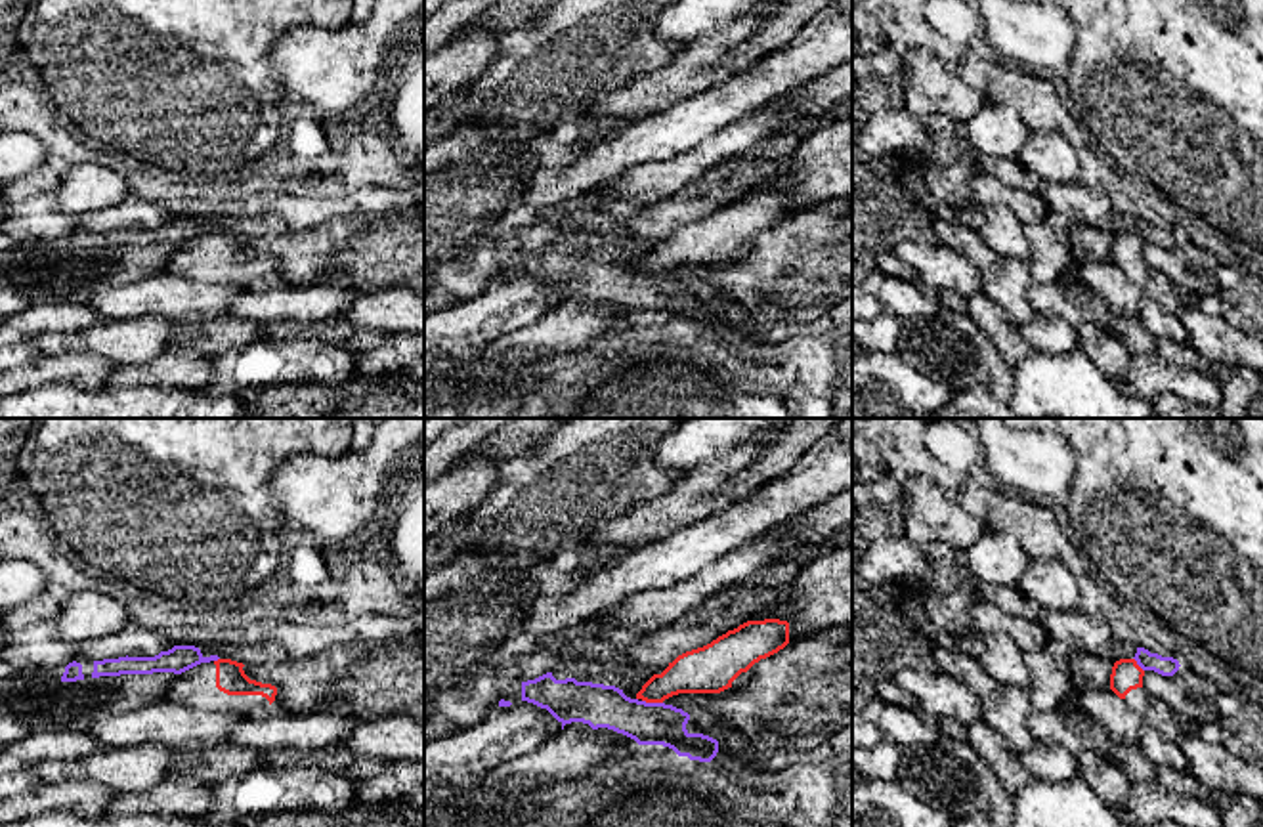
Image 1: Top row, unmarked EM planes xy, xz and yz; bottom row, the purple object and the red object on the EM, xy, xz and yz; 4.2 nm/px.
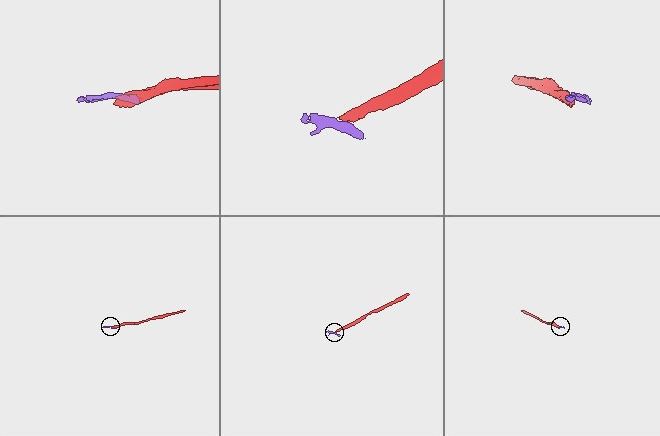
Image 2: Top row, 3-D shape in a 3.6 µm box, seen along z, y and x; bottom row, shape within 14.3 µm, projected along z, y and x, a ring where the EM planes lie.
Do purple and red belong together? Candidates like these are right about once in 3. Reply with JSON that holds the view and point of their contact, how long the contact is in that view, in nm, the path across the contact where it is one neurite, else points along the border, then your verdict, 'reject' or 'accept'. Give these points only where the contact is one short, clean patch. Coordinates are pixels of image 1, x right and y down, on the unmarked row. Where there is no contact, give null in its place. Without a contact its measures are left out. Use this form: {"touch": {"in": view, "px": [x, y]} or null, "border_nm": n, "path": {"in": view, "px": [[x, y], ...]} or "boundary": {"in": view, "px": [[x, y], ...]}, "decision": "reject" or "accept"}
{"touch": {"in": "xz", "px": [652, 275]}, "border_nm": 90, "boundary": {"in": "xz", "px": [[642, 272], [662, 275]]}, "decision": "reject"}

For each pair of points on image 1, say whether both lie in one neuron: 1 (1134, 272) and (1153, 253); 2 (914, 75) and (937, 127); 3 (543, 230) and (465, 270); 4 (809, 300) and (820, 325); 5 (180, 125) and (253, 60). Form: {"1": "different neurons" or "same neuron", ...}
{"1": "different neurons", "2": "different neurons", "3": "same neuron", "4": "different neurons", "5": "same neuron"}

